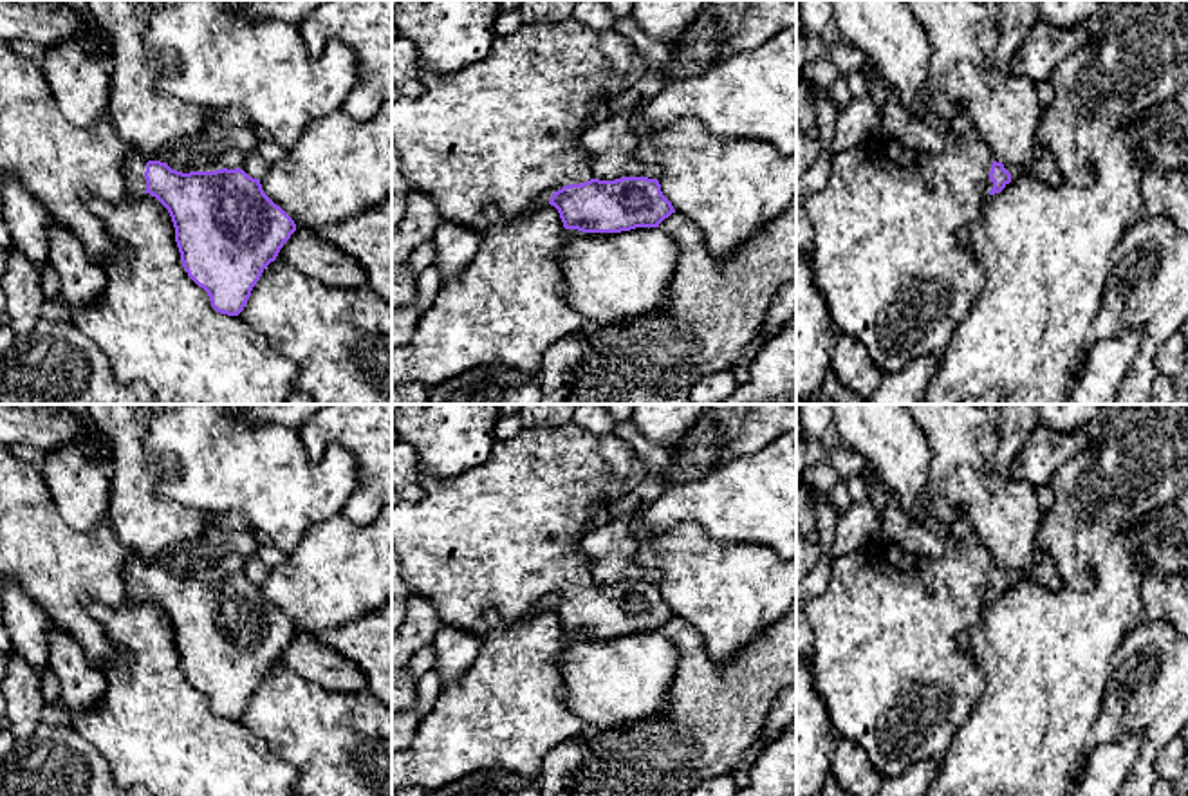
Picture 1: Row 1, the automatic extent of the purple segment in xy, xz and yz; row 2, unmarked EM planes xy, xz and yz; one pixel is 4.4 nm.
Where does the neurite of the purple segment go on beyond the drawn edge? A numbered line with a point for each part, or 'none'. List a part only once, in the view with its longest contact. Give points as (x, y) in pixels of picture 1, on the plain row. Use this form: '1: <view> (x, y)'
1: xy (136, 569)

